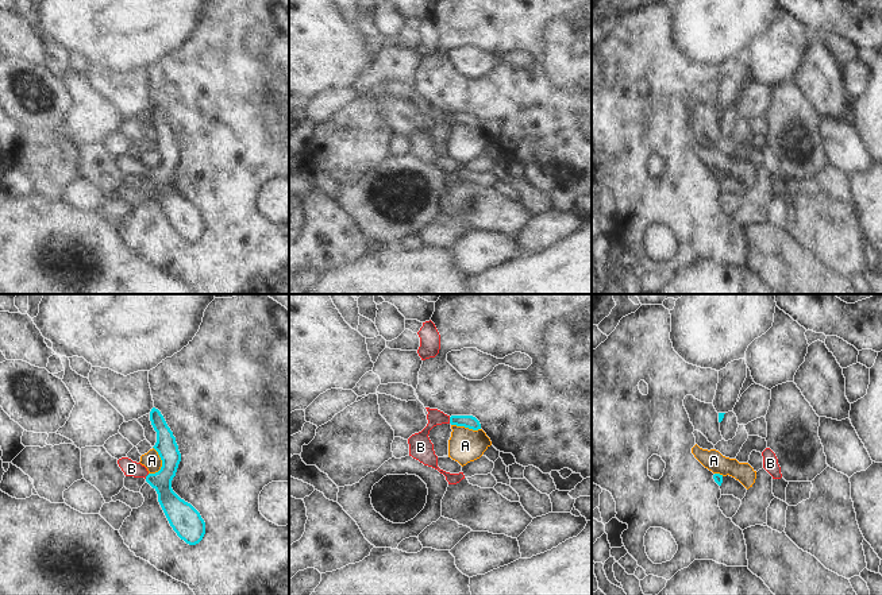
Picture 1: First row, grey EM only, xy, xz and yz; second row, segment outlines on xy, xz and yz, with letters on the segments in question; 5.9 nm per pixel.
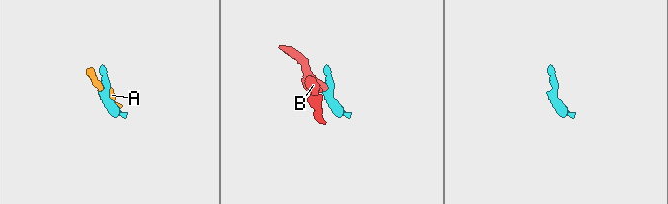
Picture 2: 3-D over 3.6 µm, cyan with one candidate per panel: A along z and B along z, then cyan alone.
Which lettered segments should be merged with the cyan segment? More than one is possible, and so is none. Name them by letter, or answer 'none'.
B

